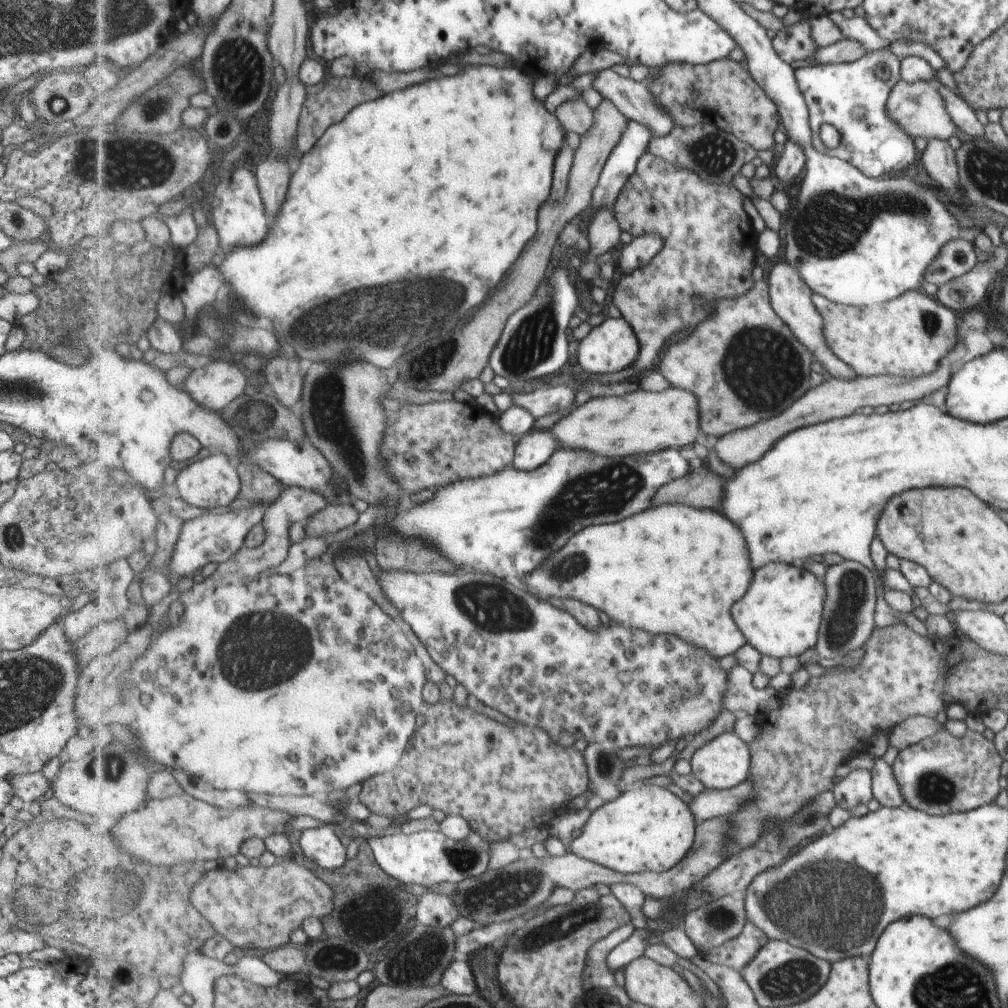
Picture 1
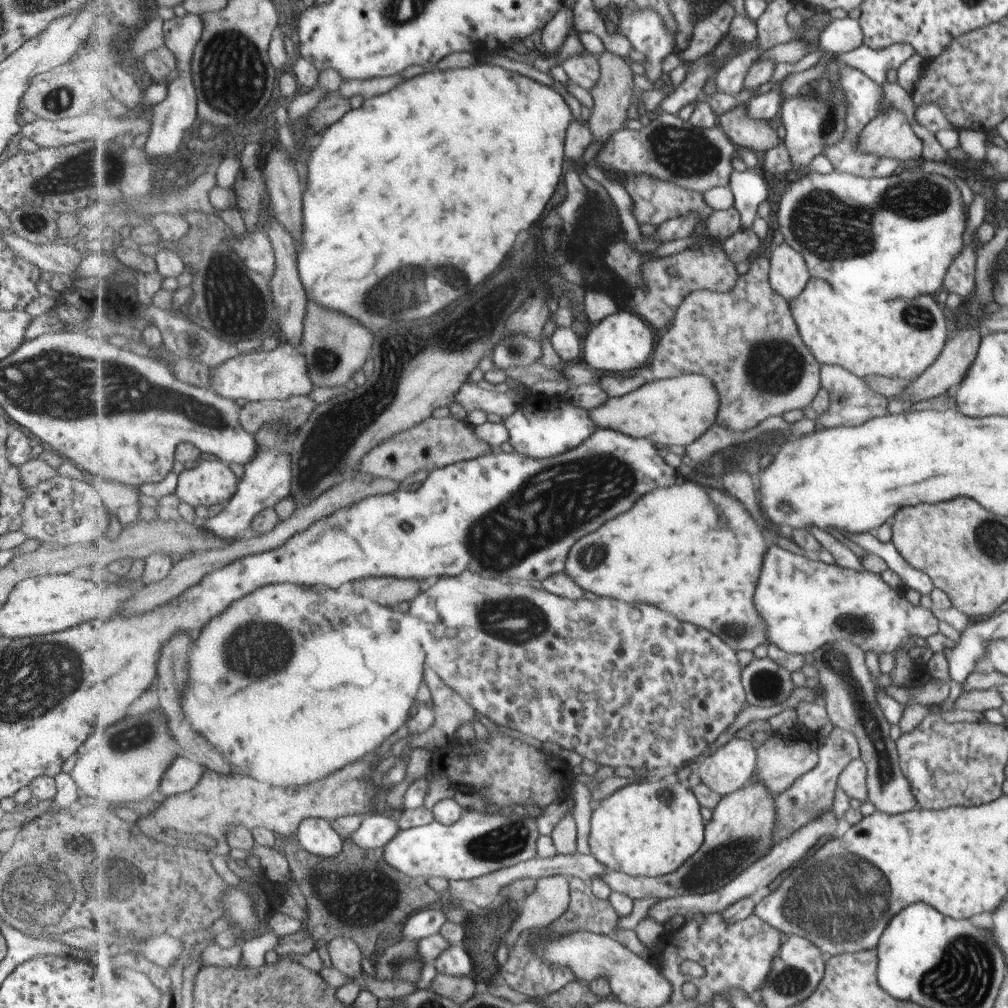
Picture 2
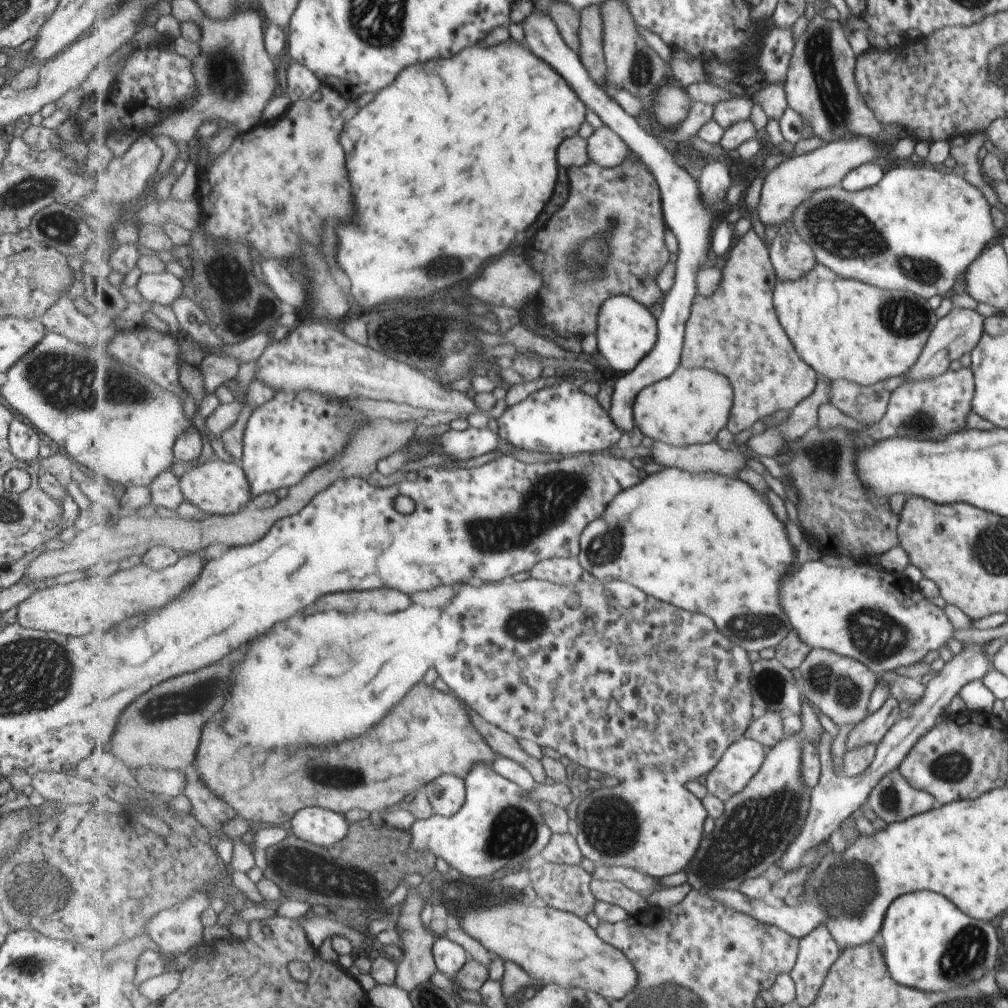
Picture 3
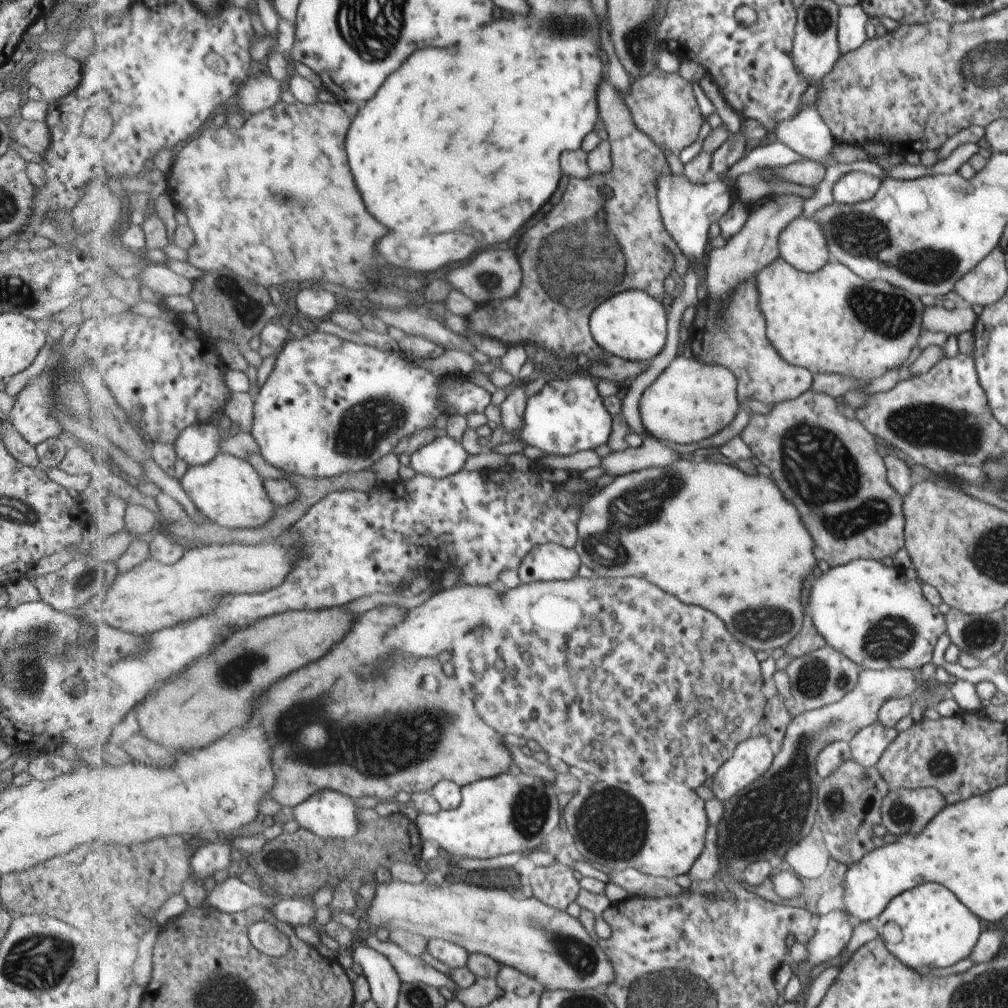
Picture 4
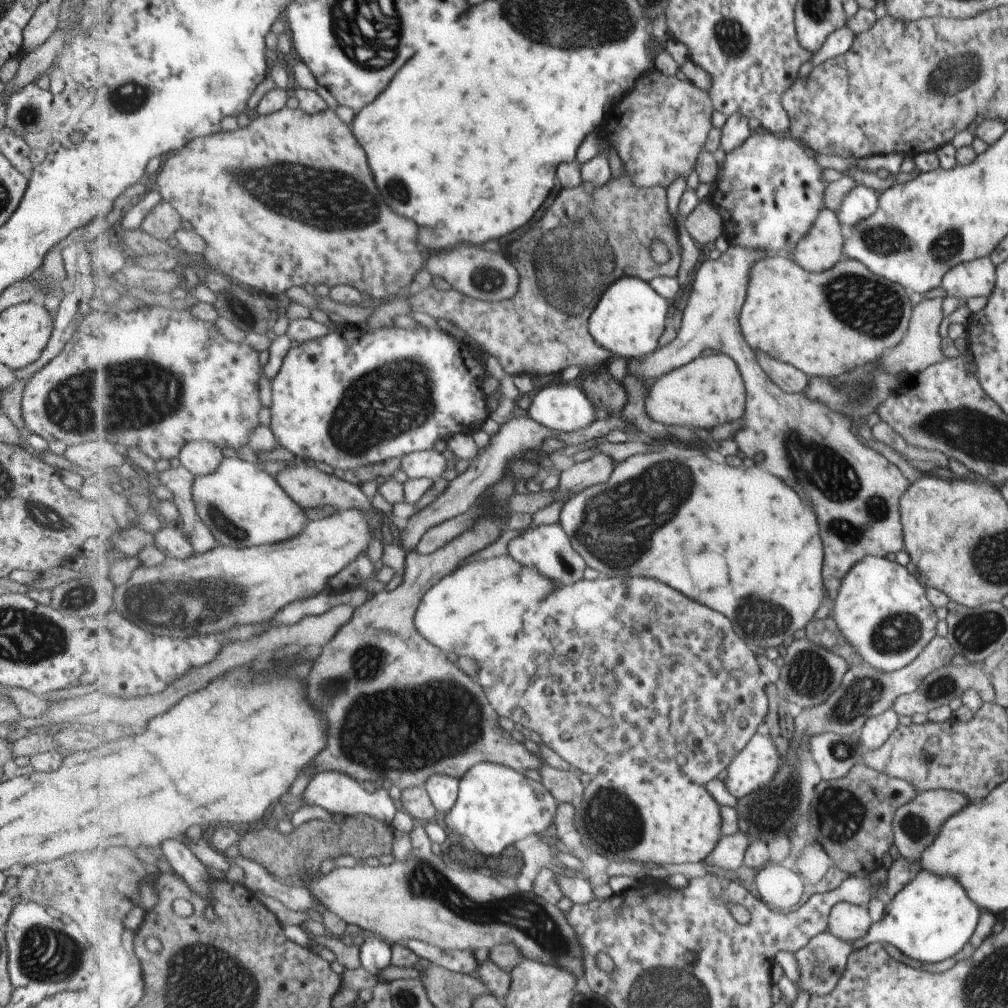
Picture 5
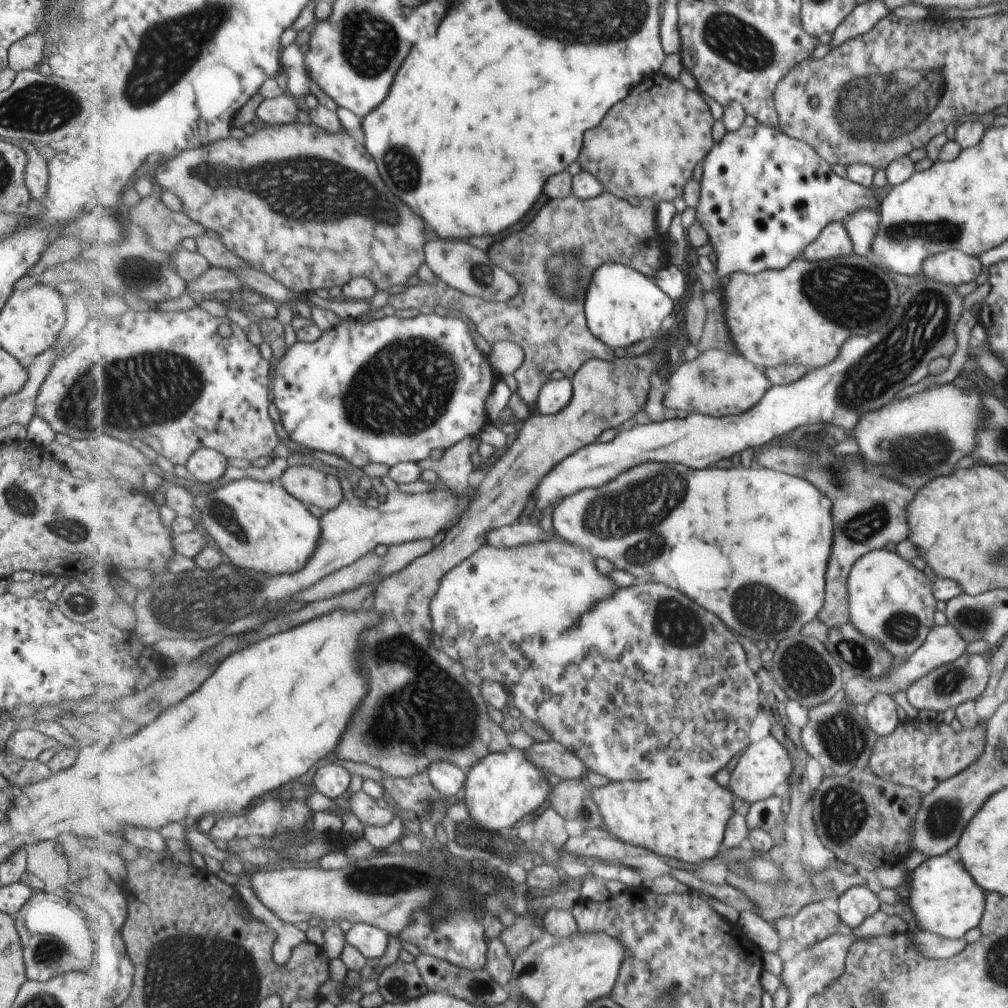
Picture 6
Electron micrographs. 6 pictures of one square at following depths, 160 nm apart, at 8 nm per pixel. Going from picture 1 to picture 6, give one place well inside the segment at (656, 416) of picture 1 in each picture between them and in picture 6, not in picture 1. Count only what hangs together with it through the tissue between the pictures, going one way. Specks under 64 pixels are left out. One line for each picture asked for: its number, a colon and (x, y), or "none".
2: (679, 410)
3: (691, 406)
4: (691, 400)
5: (709, 391)
6: (718, 383)

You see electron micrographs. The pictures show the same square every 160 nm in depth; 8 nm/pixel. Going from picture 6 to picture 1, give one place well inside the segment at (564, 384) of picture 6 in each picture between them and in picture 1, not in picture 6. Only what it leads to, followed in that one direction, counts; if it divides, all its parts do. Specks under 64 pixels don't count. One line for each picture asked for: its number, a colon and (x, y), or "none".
1: (534, 448)
2: (542, 426)
3: (559, 419)
4: (568, 415)
5: (565, 407)

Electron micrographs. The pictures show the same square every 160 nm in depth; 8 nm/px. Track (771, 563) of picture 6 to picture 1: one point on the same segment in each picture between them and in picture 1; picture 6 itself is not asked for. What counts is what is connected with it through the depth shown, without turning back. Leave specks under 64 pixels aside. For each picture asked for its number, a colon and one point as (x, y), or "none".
1: (676, 568)
2: (693, 549)
3: (706, 542)
4: (724, 535)
5: (746, 544)

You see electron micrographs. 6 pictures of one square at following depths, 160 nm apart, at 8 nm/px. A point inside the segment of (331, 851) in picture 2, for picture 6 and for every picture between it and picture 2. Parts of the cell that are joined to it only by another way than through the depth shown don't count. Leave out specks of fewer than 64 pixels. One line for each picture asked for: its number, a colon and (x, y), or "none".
3: (315, 824)
4: (332, 814)
5: (335, 791)
6: (332, 780)

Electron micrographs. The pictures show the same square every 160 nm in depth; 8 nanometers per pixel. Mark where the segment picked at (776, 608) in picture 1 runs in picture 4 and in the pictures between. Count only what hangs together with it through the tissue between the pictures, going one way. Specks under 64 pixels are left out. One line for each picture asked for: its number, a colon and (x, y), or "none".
2: (805, 603)
3: (867, 613)
4: (869, 612)

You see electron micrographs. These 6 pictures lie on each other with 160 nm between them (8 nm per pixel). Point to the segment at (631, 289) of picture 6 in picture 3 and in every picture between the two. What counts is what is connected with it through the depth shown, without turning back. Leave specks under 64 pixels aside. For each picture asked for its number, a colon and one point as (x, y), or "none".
3: (627, 332)
4: (633, 325)
5: (629, 322)

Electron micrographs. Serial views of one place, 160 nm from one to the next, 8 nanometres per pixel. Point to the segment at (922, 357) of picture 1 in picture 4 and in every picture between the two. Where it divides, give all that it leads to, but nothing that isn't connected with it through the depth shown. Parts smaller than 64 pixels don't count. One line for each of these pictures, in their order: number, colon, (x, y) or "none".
2: (902, 337)
3: (843, 329)
4: (829, 321)

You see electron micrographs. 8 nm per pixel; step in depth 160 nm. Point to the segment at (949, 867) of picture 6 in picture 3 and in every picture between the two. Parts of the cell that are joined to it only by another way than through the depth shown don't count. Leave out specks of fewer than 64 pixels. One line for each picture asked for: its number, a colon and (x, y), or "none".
3: (929, 944)
4: (925, 927)
5: (931, 916)

